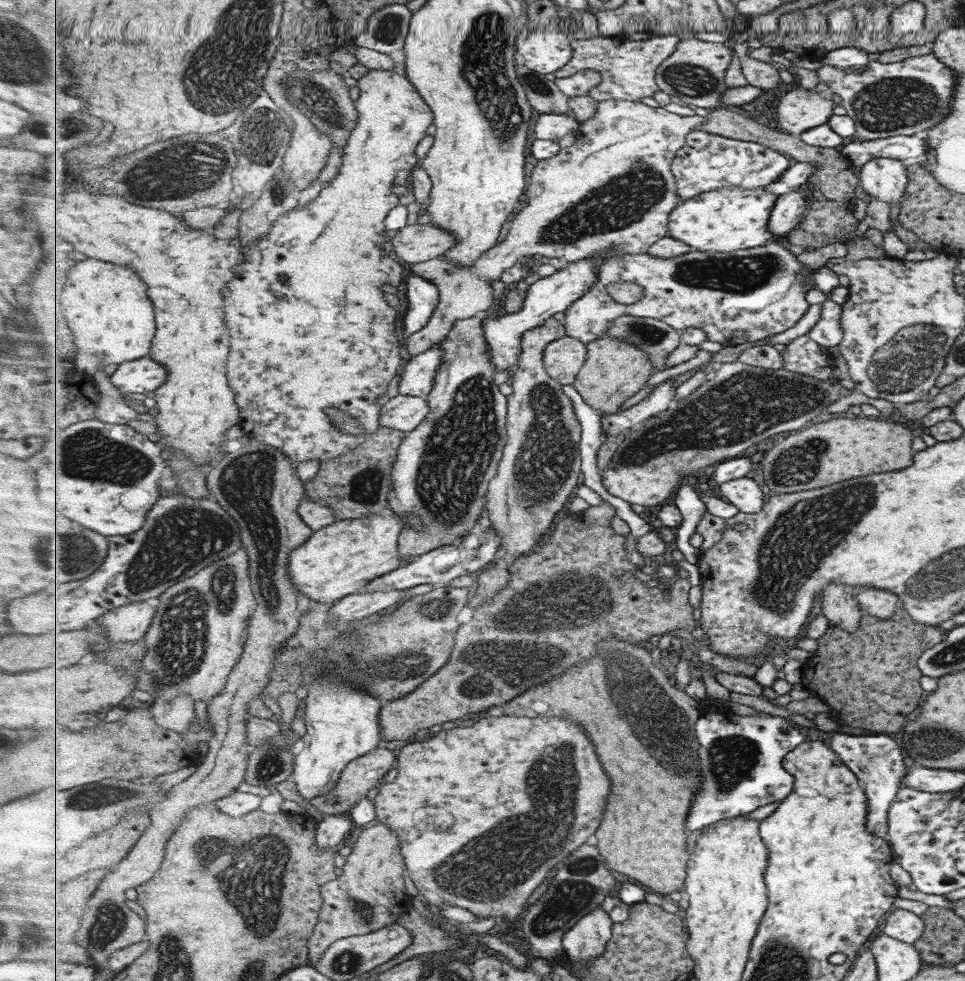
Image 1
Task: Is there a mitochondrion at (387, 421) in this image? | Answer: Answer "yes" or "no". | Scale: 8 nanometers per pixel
no

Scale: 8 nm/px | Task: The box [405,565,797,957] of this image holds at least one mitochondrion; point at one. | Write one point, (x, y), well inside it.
(489, 867)

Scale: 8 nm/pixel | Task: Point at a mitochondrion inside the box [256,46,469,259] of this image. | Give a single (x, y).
(314, 97)

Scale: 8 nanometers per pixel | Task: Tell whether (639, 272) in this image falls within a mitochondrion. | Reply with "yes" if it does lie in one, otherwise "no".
no

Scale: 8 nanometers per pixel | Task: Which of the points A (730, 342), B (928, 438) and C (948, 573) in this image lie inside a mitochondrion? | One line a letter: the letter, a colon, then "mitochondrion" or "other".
A: other
B: other
C: mitochondrion

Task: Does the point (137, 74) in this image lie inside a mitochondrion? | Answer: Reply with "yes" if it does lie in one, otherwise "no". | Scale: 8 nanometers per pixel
no

